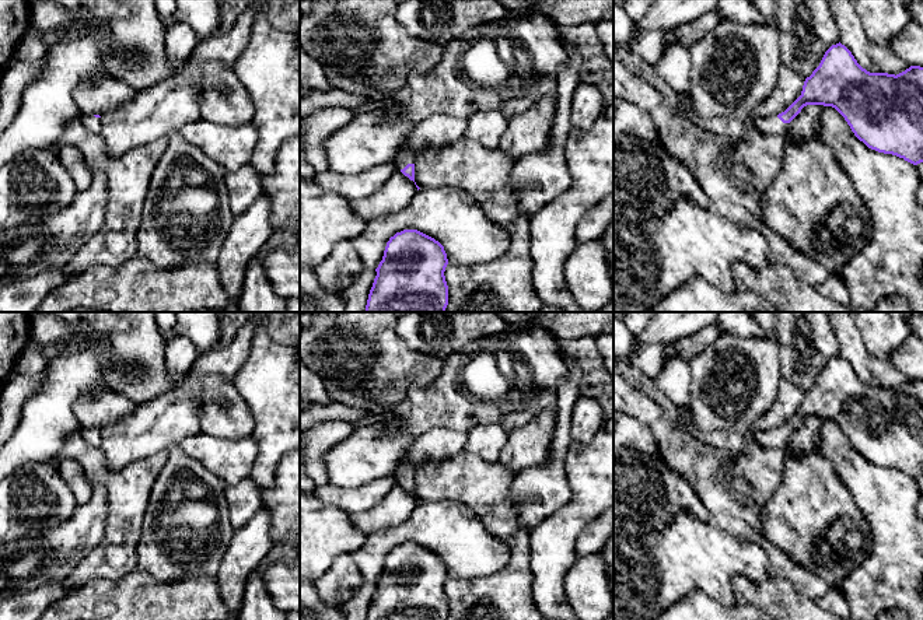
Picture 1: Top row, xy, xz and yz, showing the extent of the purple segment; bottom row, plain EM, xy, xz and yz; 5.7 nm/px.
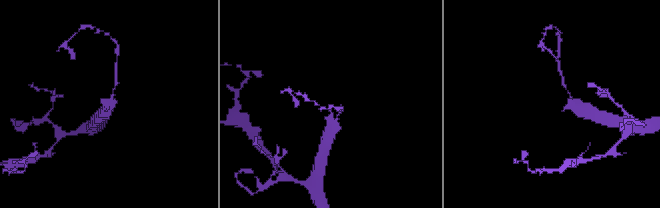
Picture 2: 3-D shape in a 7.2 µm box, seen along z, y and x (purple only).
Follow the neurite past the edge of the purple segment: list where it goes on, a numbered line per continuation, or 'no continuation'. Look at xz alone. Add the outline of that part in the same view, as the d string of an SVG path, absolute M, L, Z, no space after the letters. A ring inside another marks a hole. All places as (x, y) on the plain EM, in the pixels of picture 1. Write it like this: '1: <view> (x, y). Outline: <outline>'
1: xz (405, 469). Outline: M405 452L395 473L396 484L403 483L408 477L415 477L416 470L410 463L408 452Z

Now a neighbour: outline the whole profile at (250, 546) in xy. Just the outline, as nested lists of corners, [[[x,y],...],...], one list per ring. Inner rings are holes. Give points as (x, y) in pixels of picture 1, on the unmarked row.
[[[262,507],[242,529],[235,530],[216,575],[223,600],[235,616],[240,614],[249,577],[272,547],[272,519]]]

